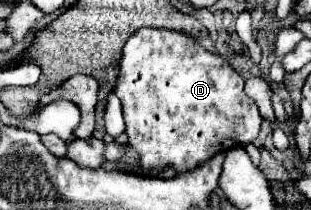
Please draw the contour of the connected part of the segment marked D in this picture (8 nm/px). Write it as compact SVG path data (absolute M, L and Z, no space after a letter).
M144 27L130 35L122 51L114 93L122 101L128 145L140 155L144 169L170 165L176 171L190 171L220 151L252 143L262 125L256 103L244 93L242 75L236 73L226 59L206 51L196 39L174 29Z

